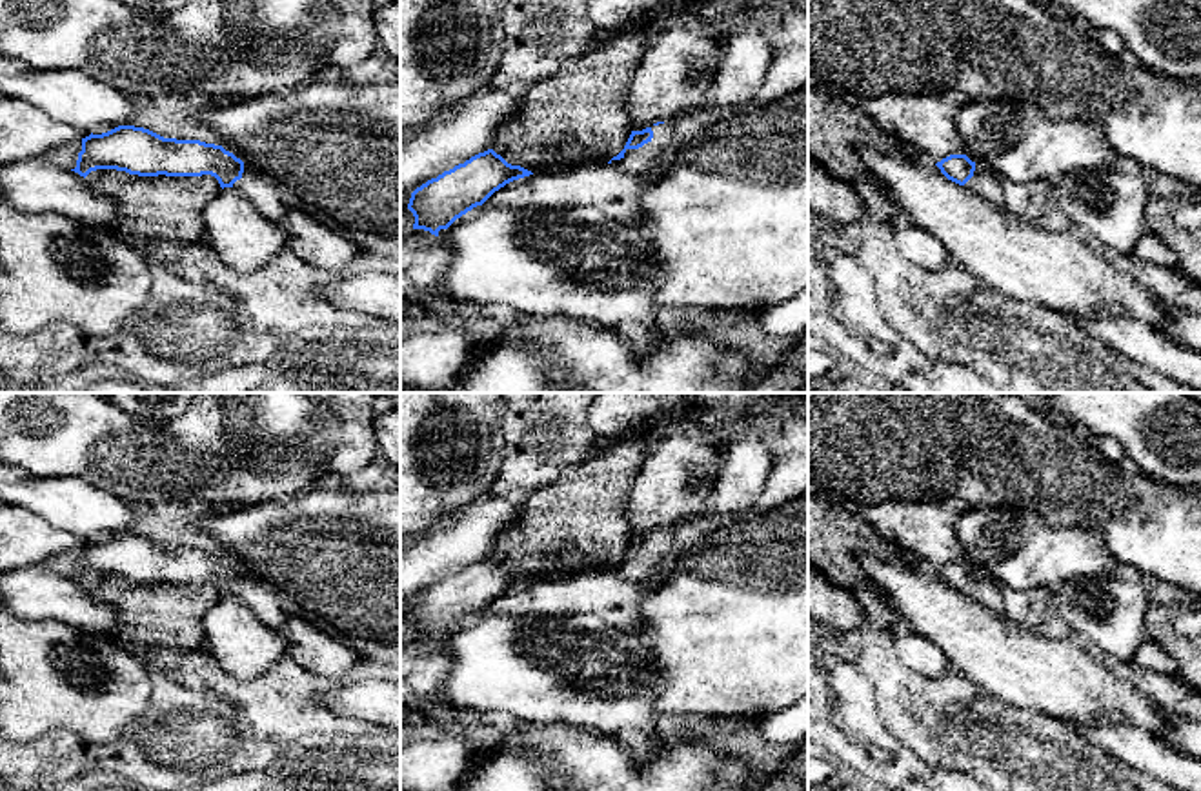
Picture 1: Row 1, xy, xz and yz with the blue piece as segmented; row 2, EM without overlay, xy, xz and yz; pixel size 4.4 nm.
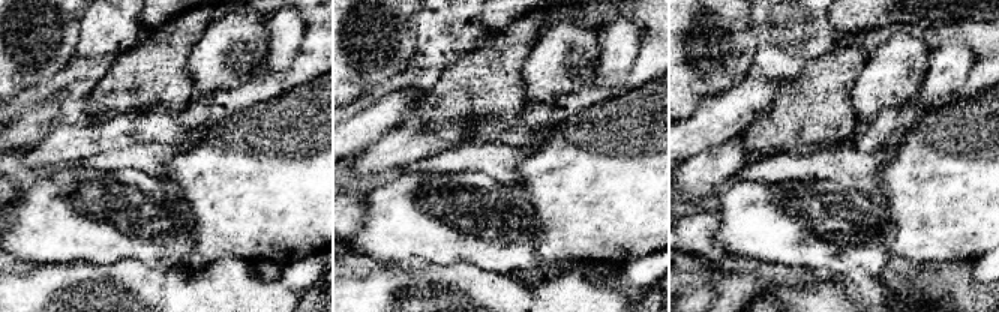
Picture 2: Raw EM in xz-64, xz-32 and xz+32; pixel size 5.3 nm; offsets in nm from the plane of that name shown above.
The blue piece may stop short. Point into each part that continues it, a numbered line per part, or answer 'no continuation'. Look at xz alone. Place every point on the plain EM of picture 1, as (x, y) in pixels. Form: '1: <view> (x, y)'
1: xz (646, 568)

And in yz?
1: yz (985, 590)

